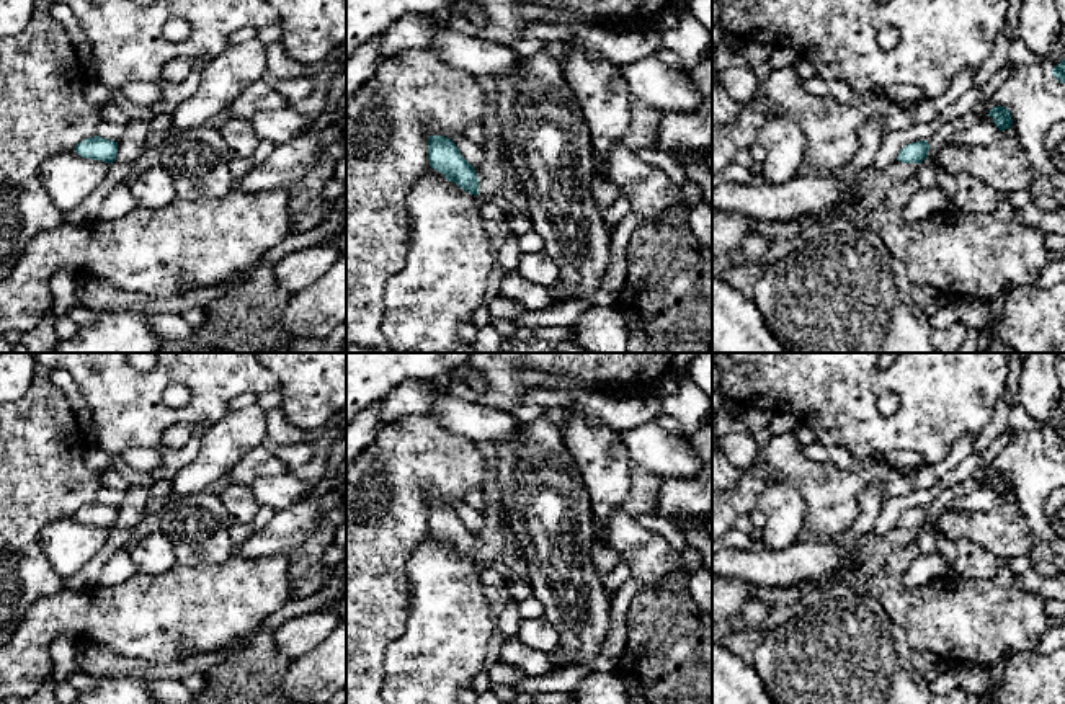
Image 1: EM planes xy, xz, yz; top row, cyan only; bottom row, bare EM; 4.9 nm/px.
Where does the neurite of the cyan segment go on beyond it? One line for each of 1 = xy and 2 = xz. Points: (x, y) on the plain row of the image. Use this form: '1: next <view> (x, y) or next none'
1: next none
2: next none

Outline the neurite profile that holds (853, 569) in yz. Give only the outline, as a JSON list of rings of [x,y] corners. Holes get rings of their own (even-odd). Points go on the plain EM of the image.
[[[861,560],[849,562],[841,570],[838,570],[835,575],[831,575],[825,585],[848,583],[849,578],[861,575],[861,567],[862,567]]]

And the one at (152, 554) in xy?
[[[152,532],[127,544],[139,573],[160,575],[176,565],[175,547],[163,532]]]

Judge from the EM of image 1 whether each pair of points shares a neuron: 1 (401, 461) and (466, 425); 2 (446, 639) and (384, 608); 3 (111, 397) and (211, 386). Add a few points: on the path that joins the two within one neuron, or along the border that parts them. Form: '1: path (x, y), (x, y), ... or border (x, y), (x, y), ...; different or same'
1: border (428, 412), (441, 427), (476, 445); different
2: border (407, 579), (407, 628), (386, 650); different
3: path (136, 394), (160, 376), (187, 376); same

